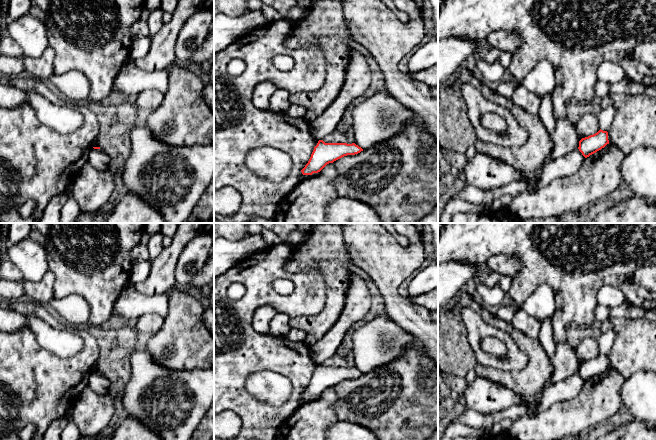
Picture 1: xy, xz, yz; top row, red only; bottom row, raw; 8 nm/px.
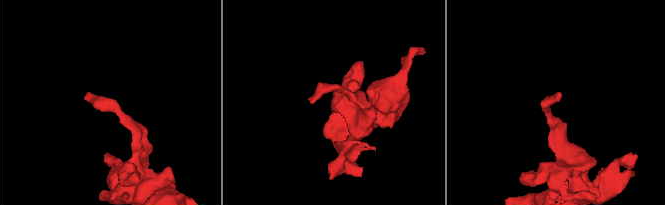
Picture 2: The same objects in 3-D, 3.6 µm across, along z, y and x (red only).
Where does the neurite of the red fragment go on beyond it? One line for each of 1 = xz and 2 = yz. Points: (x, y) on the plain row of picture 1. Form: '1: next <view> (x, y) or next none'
1: next none
2: next none

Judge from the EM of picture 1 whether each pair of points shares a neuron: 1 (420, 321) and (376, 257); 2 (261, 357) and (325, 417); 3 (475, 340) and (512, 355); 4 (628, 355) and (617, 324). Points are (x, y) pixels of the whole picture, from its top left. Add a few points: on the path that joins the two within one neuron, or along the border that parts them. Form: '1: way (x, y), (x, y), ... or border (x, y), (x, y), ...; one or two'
1: way (403, 307), (389, 293), (388, 274); one
2: border (301, 405), (284, 421); two
3: way (486, 332), (499, 334), (510, 344); one
4: way (628, 347), (628, 335), (625, 332); one

